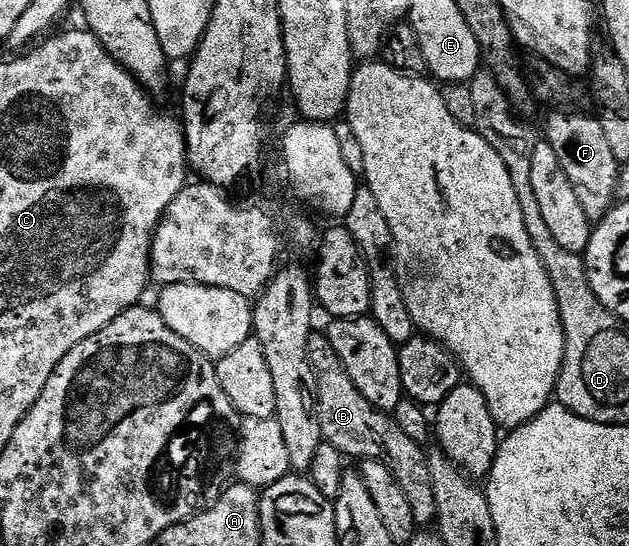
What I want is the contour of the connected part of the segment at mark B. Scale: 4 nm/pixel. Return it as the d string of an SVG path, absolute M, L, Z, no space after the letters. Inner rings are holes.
M312 333L307 352L315 378L315 408L323 442L333 445L333 449L345 457L351 458L352 455L355 461L381 461L381 465L385 465L385 469L397 477L397 485L401 485L409 505L413 505L416 528L430 528L435 523L437 497L433 497L427 451L420 443L412 441L388 412L377 410L369 405L369 401L365 401L365 397L361 397L361 389L353 385L349 373L341 365L341 357L337 357L333 345L329 345L326 334Z

